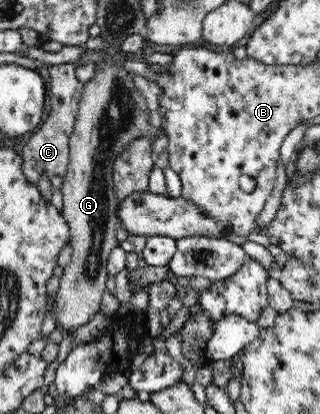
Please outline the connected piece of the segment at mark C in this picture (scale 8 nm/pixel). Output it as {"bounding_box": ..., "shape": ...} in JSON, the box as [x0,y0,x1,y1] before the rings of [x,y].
{"bounding_box":[21,63,83,186],"shape":[[[66,63],[45,67],[43,73],[47,79],[46,120],[33,133],[23,148],[21,169],[24,178],[37,186],[42,174],[66,176],[69,164],[69,138],[72,134],[79,109],[79,98],[83,84],[76,79],[76,63]]]}

